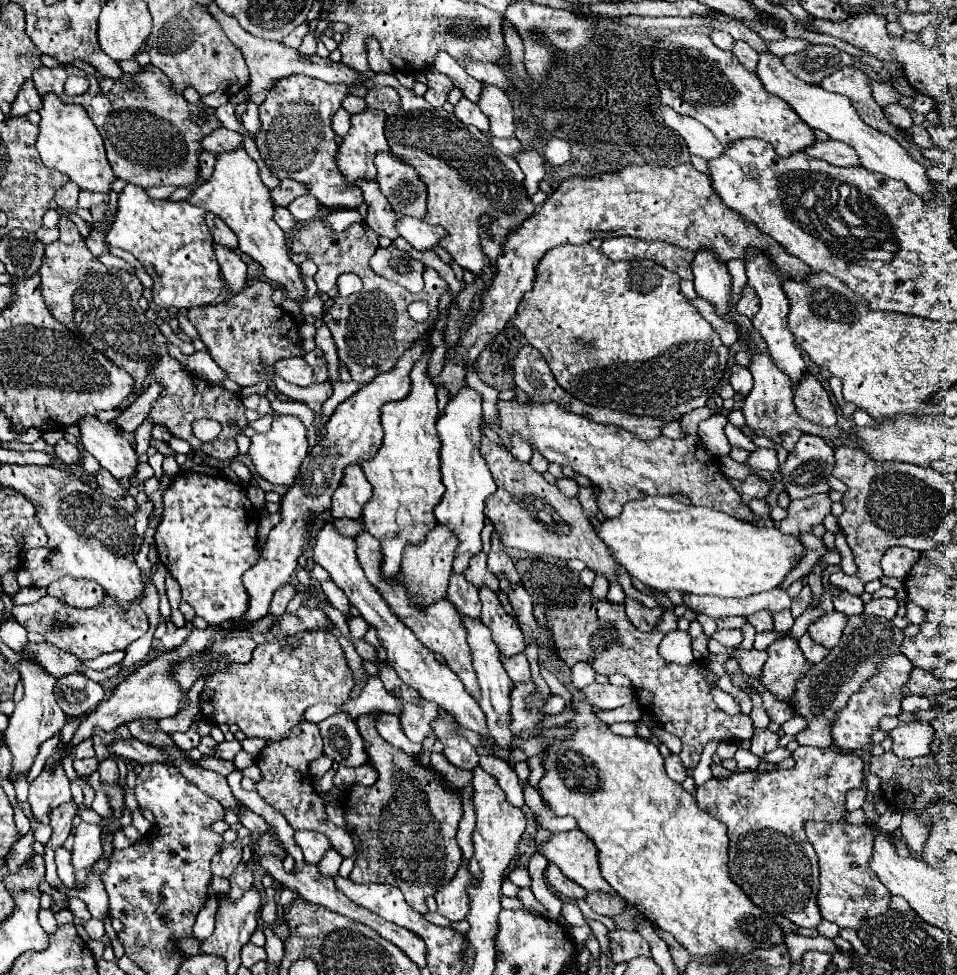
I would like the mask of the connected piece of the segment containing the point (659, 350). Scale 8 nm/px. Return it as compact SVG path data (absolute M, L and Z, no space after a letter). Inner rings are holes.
M563 244L549 250L539 262L533 290L521 298L511 324L545 356L561 388L585 404L625 410L627 414L671 414L671 418L681 418L705 406L723 378L729 358L729 350L721 344L709 322L681 294L675 272L651 260L613 262L591 244ZM577 340L585 342L587 348L581 350Z

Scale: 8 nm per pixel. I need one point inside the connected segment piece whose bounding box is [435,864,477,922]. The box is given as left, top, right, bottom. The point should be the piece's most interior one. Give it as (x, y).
(453, 901)

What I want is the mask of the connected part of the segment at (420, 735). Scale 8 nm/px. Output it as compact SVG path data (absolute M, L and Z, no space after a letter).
M393 690L391 694L393 694L393 698L397 702L403 704L403 710L399 714L399 720L401 720L401 726L403 726L405 736L411 742L419 742L421 744L431 734L429 722L435 718L437 706L433 702L423 700L423 698L419 702L405 702L401 698L401 692L399 690Z

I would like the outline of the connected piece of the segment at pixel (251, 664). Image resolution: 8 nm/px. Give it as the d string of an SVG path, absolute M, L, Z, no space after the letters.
M313 630L301 632L301 646L299 648L285 648L281 650L279 640L271 640L263 646L253 650L253 658L247 664L235 664L227 670L213 674L207 678L207 684L201 692L201 714L205 720L215 724L237 724L249 738L261 738L265 742L275 742L285 738L303 716L303 710L317 702L347 702L349 692L355 686L353 674L347 666L345 654L337 642L337 638L327 630Z

